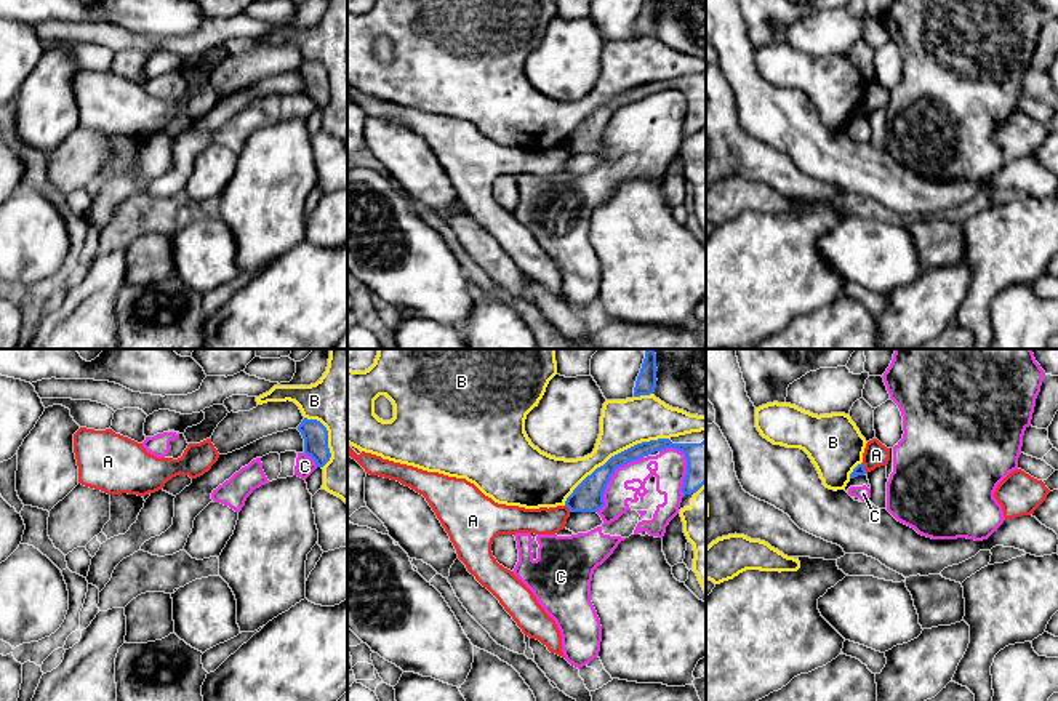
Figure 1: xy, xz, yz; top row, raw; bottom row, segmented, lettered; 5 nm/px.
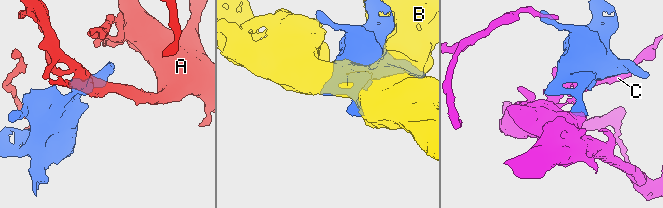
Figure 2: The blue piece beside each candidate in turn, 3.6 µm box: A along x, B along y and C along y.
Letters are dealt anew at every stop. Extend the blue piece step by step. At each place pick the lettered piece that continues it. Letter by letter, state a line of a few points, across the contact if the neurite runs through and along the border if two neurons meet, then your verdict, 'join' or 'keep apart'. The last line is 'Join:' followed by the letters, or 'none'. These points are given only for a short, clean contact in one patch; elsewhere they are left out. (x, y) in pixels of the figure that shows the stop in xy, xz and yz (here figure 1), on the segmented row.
A: xz (565, 504), (570, 511) | keep apart
B: keep apart
C: keep apart
Join: none

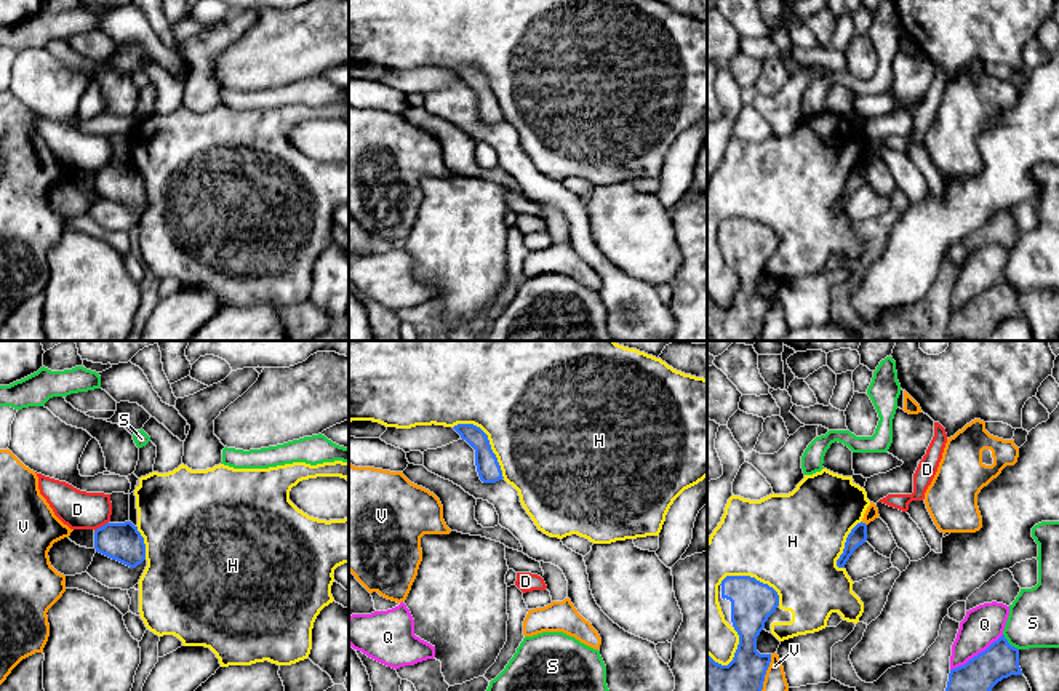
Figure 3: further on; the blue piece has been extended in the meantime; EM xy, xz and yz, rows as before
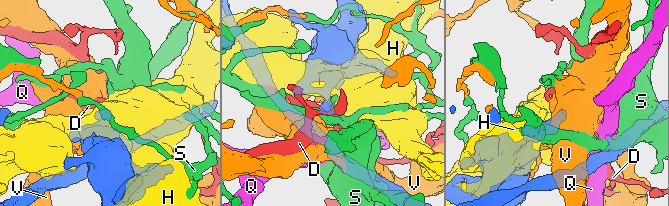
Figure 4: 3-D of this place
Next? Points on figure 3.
D: keep apart
H: keep apart
Q: keep apart
S: keep apart
V: keep apart
Join: none

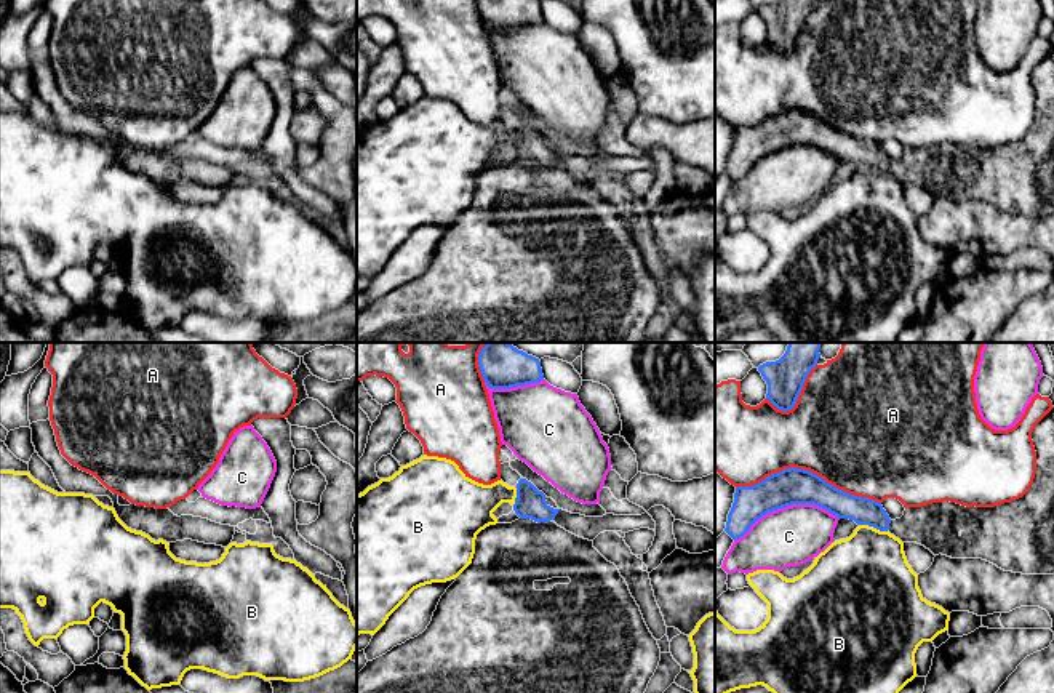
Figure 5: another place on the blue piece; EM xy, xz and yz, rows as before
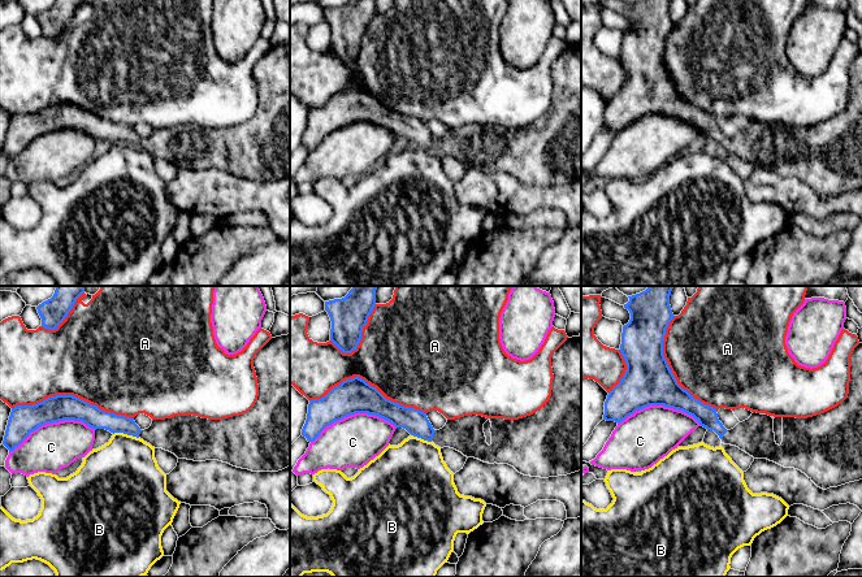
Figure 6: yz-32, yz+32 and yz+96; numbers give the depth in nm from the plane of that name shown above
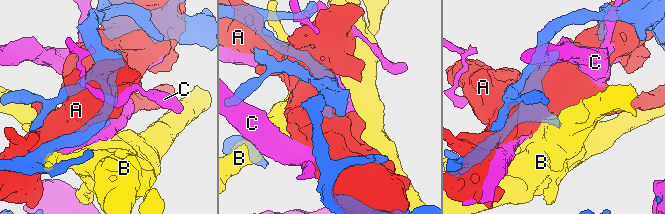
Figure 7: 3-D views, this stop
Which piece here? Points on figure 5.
A: keep apart
B: keep apart
C: keep apart
Join: none

